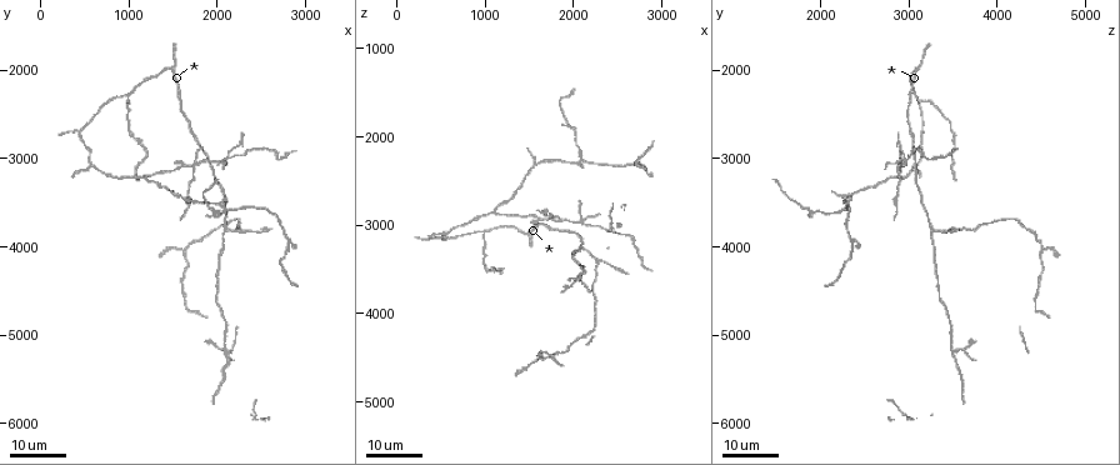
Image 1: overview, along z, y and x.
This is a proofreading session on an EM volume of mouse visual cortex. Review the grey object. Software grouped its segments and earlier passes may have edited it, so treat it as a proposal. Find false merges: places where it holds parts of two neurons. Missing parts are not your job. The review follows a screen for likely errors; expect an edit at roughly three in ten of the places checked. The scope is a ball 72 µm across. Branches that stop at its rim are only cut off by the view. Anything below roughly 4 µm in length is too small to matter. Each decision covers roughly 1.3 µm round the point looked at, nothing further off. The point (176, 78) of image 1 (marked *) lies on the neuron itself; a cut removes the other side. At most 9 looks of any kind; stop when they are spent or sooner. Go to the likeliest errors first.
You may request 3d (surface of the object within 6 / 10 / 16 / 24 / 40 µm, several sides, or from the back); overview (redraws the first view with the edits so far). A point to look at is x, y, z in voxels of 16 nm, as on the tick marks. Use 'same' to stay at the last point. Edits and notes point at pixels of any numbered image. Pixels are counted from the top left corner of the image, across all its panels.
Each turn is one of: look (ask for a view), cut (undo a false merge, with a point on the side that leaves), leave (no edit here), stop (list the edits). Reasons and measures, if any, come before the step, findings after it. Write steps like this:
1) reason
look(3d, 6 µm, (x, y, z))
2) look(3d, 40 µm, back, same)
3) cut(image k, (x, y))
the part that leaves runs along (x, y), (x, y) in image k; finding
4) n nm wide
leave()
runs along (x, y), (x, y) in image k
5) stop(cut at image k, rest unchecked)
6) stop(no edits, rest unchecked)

three arms meet
look(3d, 24 µm, (1100, 3200, 2850))

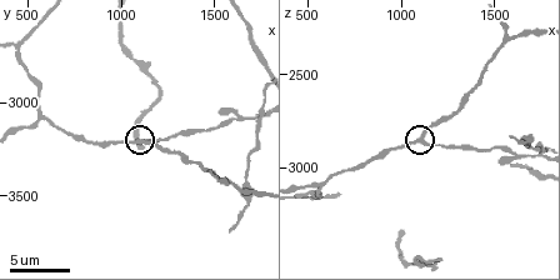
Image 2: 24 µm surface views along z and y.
look(3d, 10 µm, (1100, 3220, 2860))

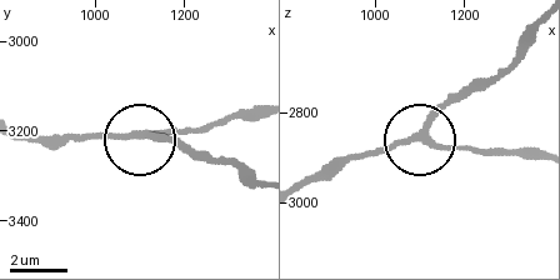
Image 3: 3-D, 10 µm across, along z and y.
side arm 37 µm; 3 arms
leave()
one neuron here

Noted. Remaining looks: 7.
four arms meet
look(3d, 16 µm, (1740, 3040, 2900))

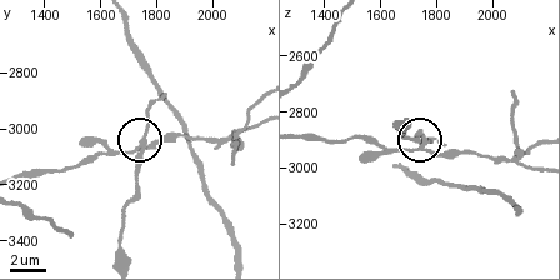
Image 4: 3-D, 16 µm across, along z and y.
4 arms
cut(image 4, (140, 164))
the part that leaves runs along (140, 145), (136, 194), (123, 216), (118, 258) in image 4; two neurons meet here

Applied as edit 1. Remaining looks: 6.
redraw
look(overview)

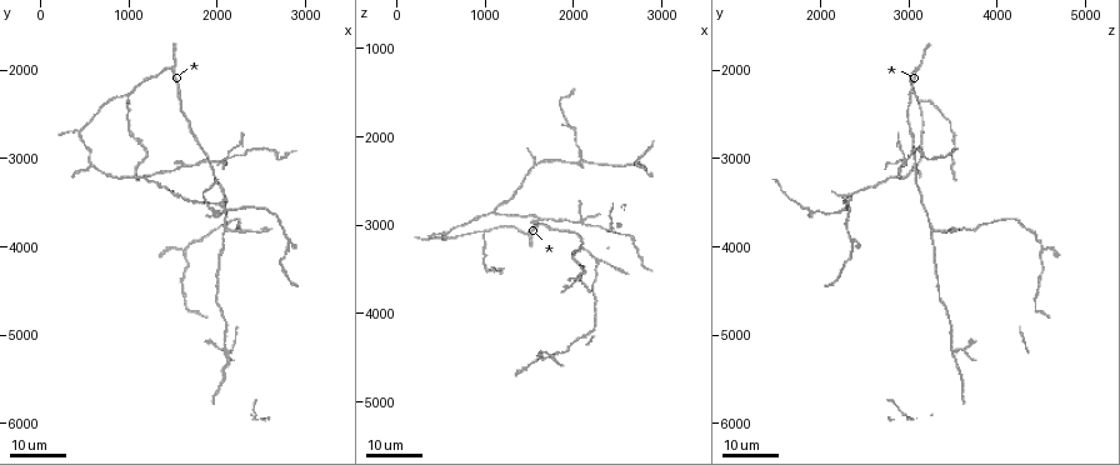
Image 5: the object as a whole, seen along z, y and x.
small branch off a trunk
look(3d, 16 µm, (2100, 3000, 2950))

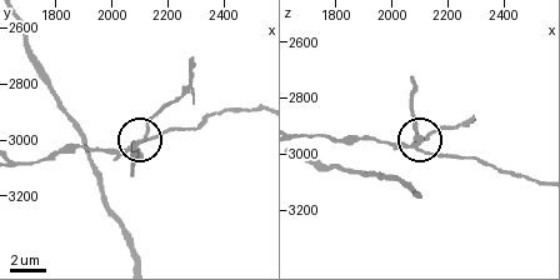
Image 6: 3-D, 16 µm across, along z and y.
zoom in
look(3d, 10 µm, same)

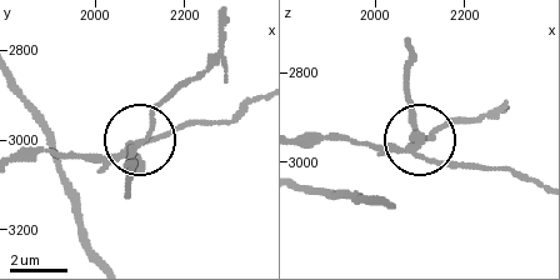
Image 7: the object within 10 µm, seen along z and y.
side arm 6 µm
cut(image 7, (165, 136))
the part that leaves runs along (413, 153), (460, 166), (504, 166), (533, 179) in image 7; a second neuron is stuck on

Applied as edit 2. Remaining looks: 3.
arms part here
look(3d, 16 µm, (1450, 2000, 3100))

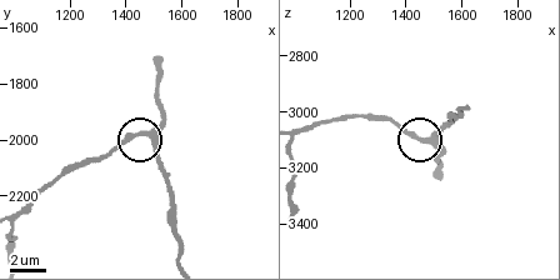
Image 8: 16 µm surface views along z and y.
look(3d, 6 µm, (1480, 1970, 3100))

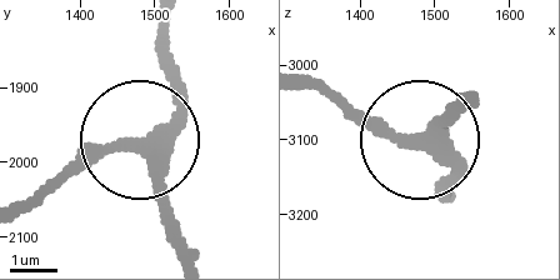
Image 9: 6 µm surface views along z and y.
3 arms
leave()
runs along (178, 220), (141, 145), (169, 105), (169, 21) in image 9; continuous, no second neuron

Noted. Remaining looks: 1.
stop(cut at image 4, cut at image 7, rest unchecked)

